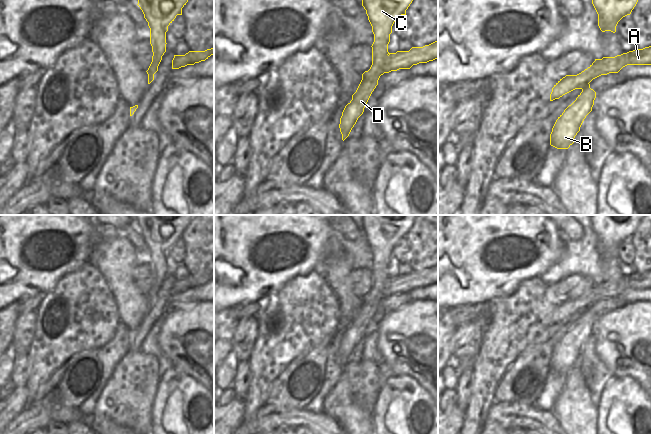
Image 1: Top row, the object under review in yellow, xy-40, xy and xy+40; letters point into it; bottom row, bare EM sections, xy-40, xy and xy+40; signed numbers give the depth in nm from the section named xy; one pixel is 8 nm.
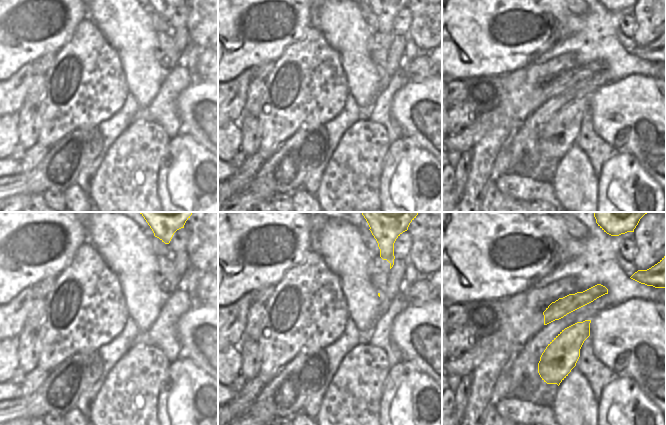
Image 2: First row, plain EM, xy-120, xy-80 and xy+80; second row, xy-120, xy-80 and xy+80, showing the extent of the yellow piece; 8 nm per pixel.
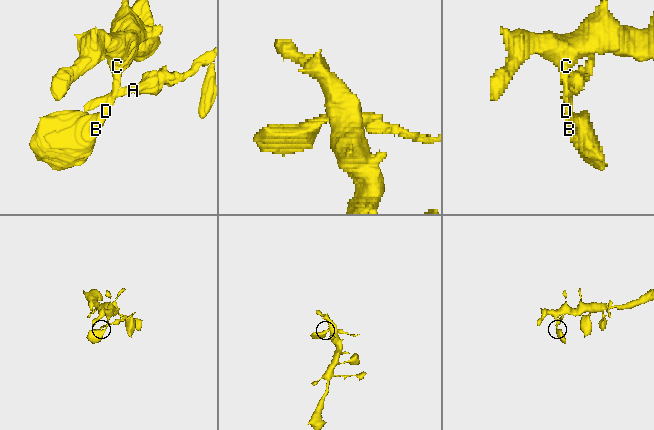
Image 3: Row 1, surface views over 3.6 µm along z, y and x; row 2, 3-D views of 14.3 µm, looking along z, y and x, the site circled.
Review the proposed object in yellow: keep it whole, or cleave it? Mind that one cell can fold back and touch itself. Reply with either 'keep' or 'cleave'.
cleave

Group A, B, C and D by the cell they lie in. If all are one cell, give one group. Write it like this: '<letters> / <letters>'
A / B C D

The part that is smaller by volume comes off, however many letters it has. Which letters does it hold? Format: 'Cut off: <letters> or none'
Cut off: A

